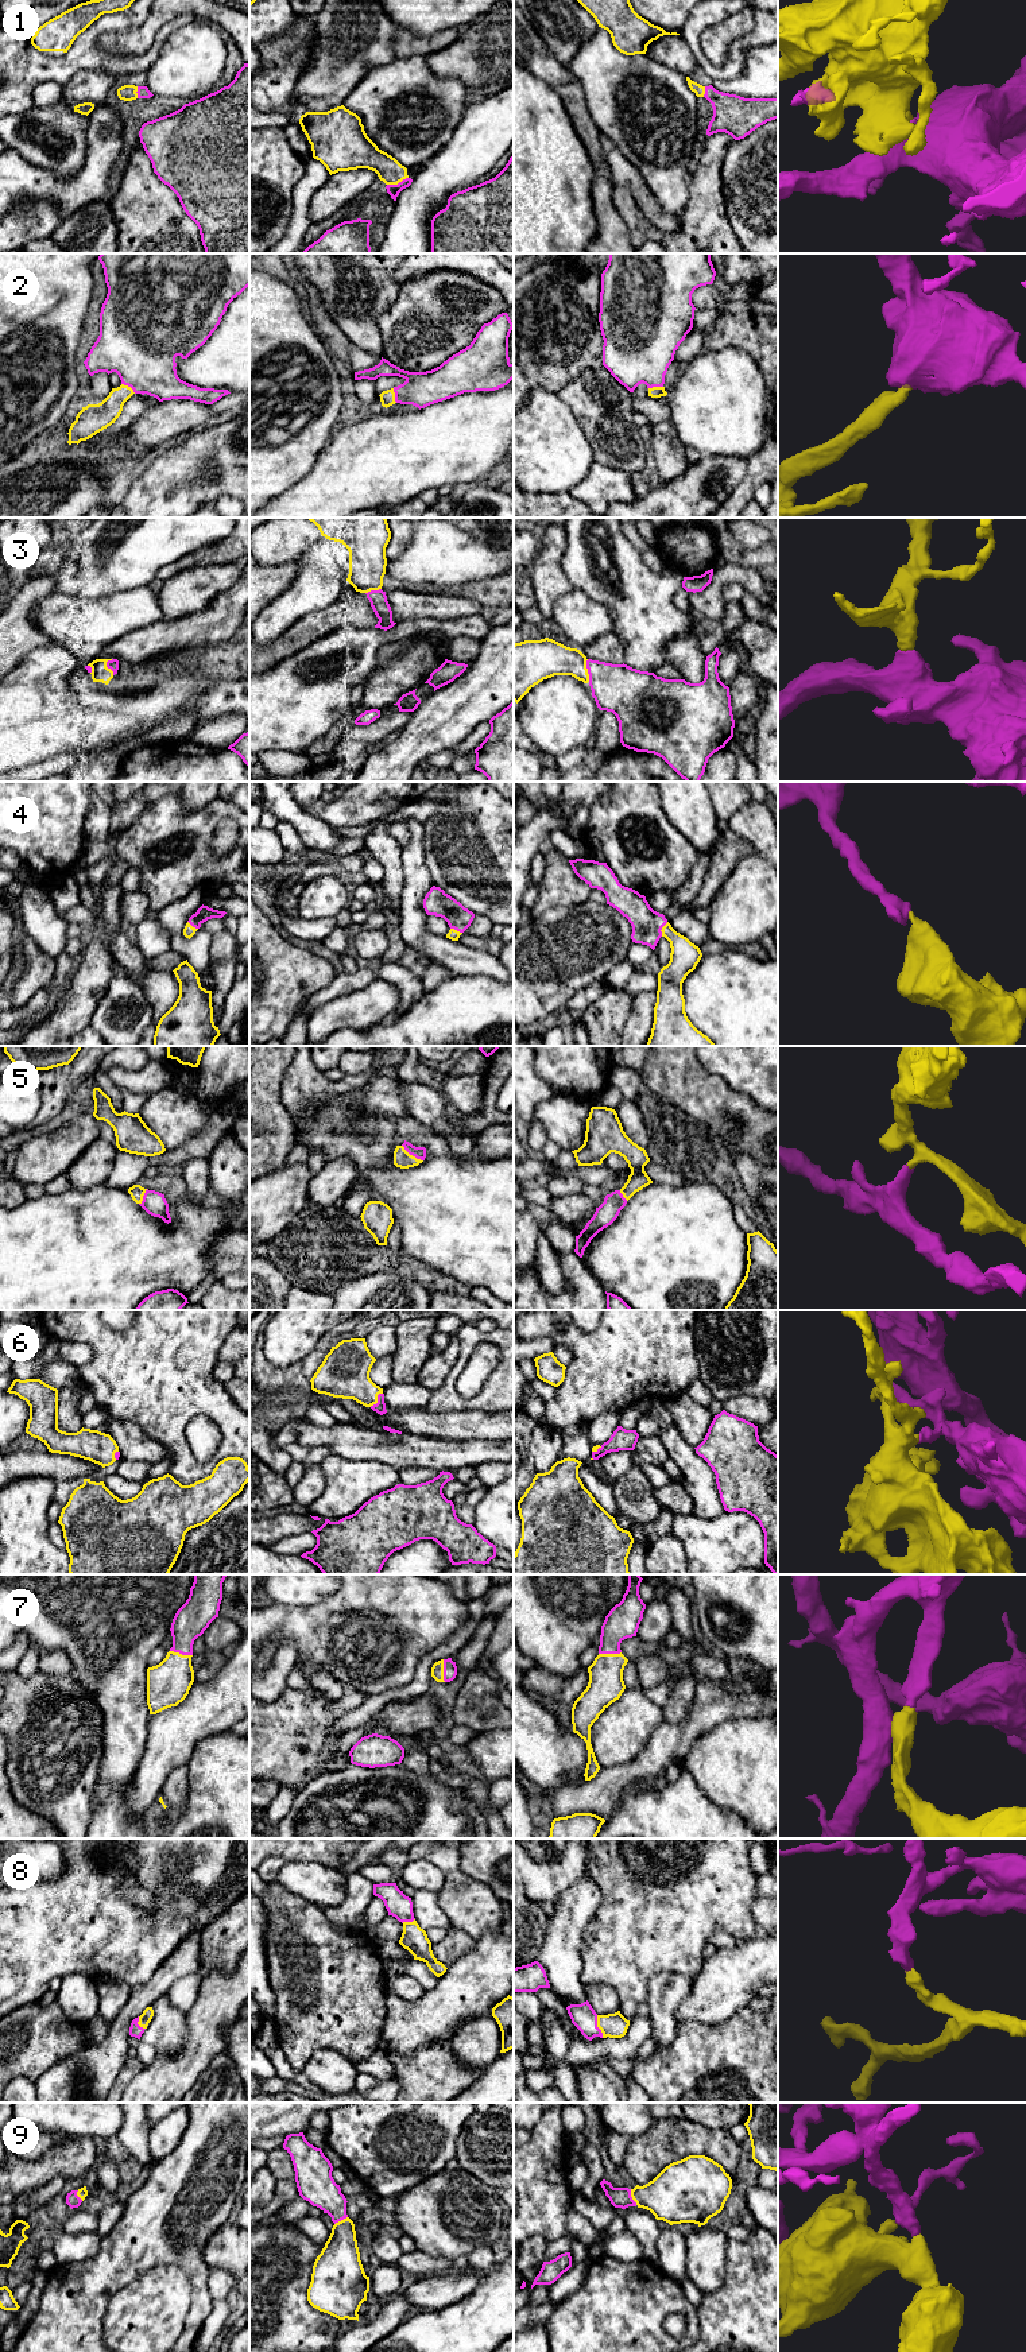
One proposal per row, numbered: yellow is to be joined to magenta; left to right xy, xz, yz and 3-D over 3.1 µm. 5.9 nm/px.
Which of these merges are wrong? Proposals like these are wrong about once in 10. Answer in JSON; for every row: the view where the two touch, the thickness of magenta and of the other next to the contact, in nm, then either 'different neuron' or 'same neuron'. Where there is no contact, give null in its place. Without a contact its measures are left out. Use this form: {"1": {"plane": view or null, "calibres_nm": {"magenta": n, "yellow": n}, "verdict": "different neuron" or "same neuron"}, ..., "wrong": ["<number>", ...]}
{"1": {"plane": "xz", "calibres_nm": {"magenta": 70, "yellow": 160}, "verdict": "same neuron"}, "2": {"plane": "xy", "calibres_nm": {"magenta": 440, "yellow": 150}, "verdict": "same neuron"}, "3": {"plane": "yz", "calibres_nm": {"magenta": 300, "yellow": 220}, "verdict": "same neuron"}, "4": {"plane": "yz", "calibres_nm": {"magenta": 180, "yellow": 170}, "verdict": "same neuron"}, "5": {"plane": "xz", "calibres_nm": {"magenta": 80, "yellow": 100}, "verdict": "same neuron"}, "6": {"plane": "xz", "calibres_nm": {"magenta": 70, "yellow": 280}, "verdict": "same neuron"}, "7": {"plane": "xy", "calibres_nm": {"magenta": 200, "yellow": 260}, "verdict": "same neuron"}, "8": {"plane": "yz", "calibres_nm": {"magenta": 150, "yellow": 140}, "verdict": "same neuron"}, "9": {"plane": "yz", "calibres_nm": {"magenta": 130, "yellow": 320}, "verdict": "same neuron"}, "wrong": []}

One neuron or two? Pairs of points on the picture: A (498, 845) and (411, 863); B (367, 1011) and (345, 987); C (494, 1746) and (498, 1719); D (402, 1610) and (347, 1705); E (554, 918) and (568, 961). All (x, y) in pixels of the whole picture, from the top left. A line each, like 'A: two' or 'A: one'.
A: two
B: two
C: two
D: two
E: one

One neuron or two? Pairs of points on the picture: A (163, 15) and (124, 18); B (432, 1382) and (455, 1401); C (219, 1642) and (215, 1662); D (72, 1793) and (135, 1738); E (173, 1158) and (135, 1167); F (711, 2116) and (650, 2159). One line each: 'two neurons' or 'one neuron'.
A: two neurons
B: two neurons
C: two neurons
D: two neurons
E: one neuron
F: two neurons

